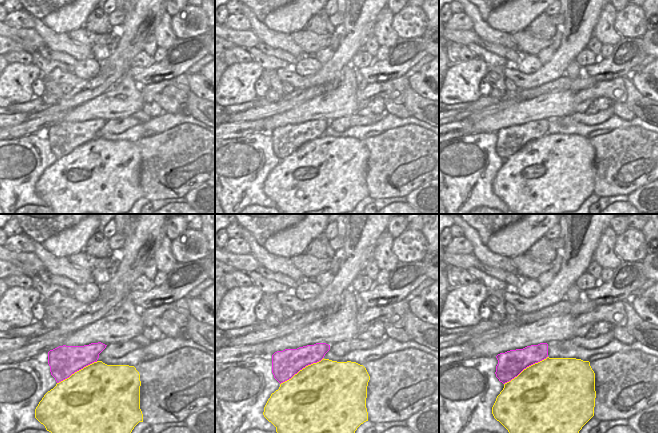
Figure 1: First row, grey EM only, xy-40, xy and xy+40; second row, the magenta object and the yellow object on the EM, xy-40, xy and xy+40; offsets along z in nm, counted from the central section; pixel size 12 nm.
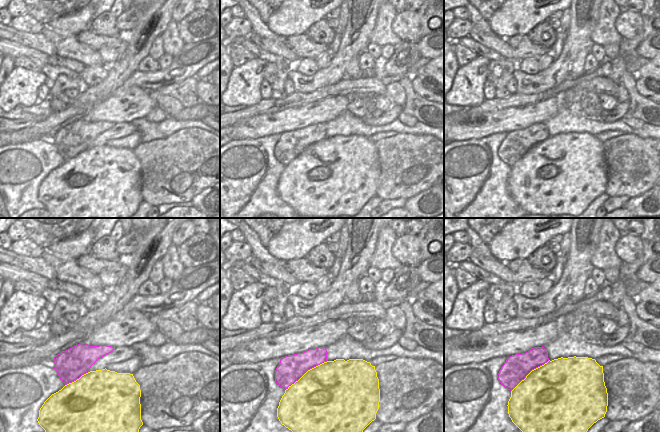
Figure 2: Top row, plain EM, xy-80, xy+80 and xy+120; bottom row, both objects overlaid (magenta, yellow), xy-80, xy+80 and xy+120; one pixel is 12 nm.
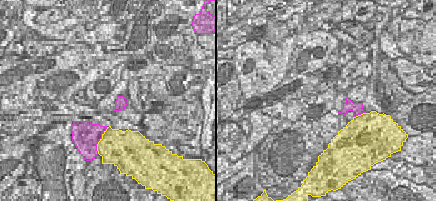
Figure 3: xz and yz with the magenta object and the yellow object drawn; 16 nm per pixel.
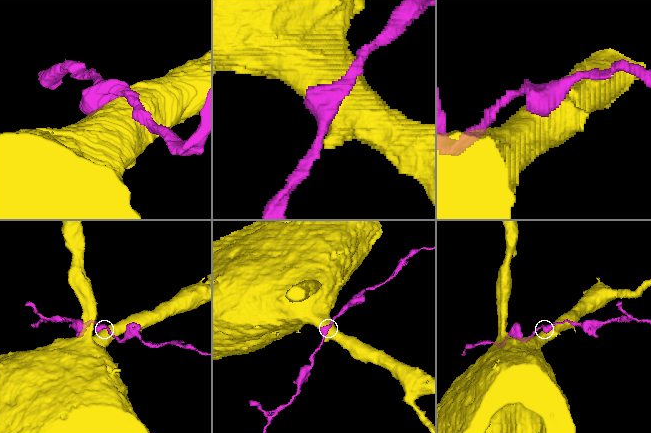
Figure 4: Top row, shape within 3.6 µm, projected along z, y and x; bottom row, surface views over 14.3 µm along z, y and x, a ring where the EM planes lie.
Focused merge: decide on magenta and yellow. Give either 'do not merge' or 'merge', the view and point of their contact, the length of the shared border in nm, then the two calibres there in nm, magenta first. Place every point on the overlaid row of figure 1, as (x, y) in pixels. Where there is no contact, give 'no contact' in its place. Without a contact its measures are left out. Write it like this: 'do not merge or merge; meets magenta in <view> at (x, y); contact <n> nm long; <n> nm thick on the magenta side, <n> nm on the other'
do not merge; meets magenta in xy at (301, 369); contact 600 nm long; 340 nm thick on the magenta side, 500 nm on the other

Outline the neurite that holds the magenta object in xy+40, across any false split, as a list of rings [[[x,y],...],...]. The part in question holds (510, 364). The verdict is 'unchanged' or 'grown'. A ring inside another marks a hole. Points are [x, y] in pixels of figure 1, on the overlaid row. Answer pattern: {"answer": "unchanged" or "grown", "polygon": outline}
{"answer": "unchanged", "polygon": [[[548,344],[527,346],[523,349],[510,350],[496,356],[496,377],[503,384],[517,377],[527,367],[548,357]]]}

